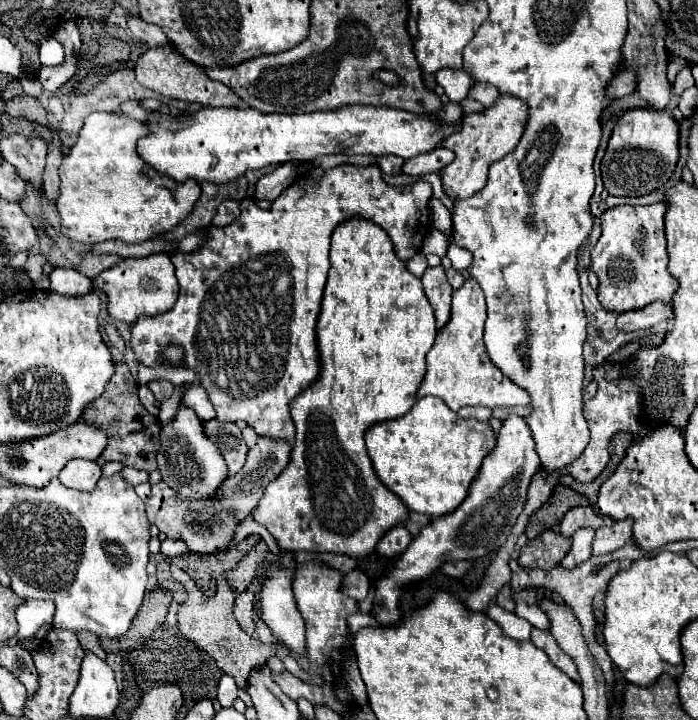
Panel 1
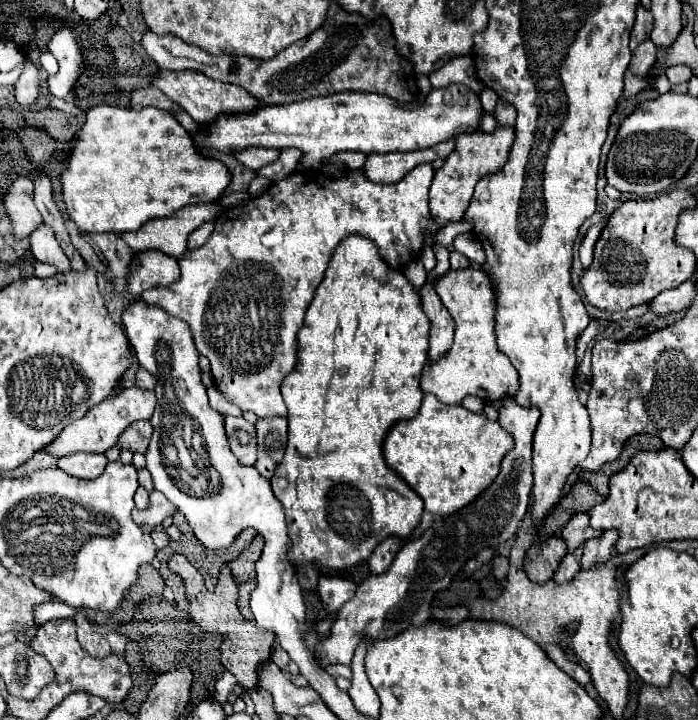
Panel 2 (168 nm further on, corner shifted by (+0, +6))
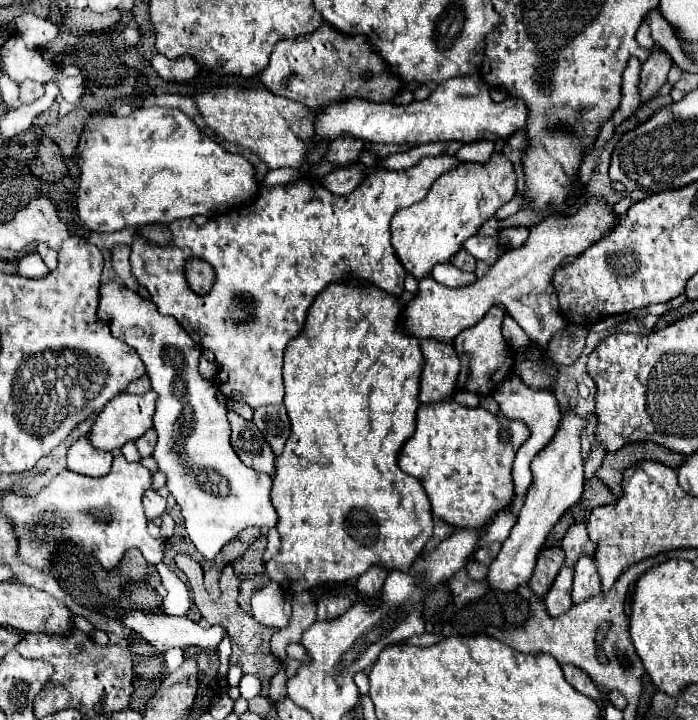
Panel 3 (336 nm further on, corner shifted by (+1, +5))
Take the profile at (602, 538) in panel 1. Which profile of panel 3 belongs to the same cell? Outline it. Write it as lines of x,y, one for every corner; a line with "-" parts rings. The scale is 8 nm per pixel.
581,556
577,566
575,566
575,576
573,576
573,592
571,592
571,600
573,604
585,602
587,598
593,598
601,592
601,580
595,568
593,558

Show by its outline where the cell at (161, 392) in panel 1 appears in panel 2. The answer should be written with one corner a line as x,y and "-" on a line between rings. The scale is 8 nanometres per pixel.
138,369
138,373
136,373
136,385
138,385
140,389
154,391
154,387
156,387
156,377
152,377
152,373
148,373
146,369

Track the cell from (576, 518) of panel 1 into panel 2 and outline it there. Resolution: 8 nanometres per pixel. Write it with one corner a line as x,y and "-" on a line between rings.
576,513
576,515
566,523
566,527
562,529
562,537
564,537
564,541
566,541
566,545
568,545
570,551
574,551
580,543
584,543
586,539
590,539
590,537
594,537
594,535
598,535
598,531
594,531
594,529
590,527
590,517
588,517
588,513

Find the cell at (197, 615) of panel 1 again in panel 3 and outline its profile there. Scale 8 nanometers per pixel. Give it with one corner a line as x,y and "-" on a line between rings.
225,566
223,572
221,572
221,596
219,600
211,600
209,598
209,610
201,610
201,616
209,622
209,624
221,624
227,628
227,634
231,636
233,640
233,654
231,654
231,664
233,666
239,666
245,674
255,674
261,684
263,684
263,690
261,690
261,696
267,696
267,690
269,690
269,682
271,678
279,672
279,660
271,654
269,650
269,640
275,632
275,628
269,628
269,626
263,626
259,624
249,612
241,610
239,602
237,602
237,594
239,594
239,578
235,576
233,572
233,566

